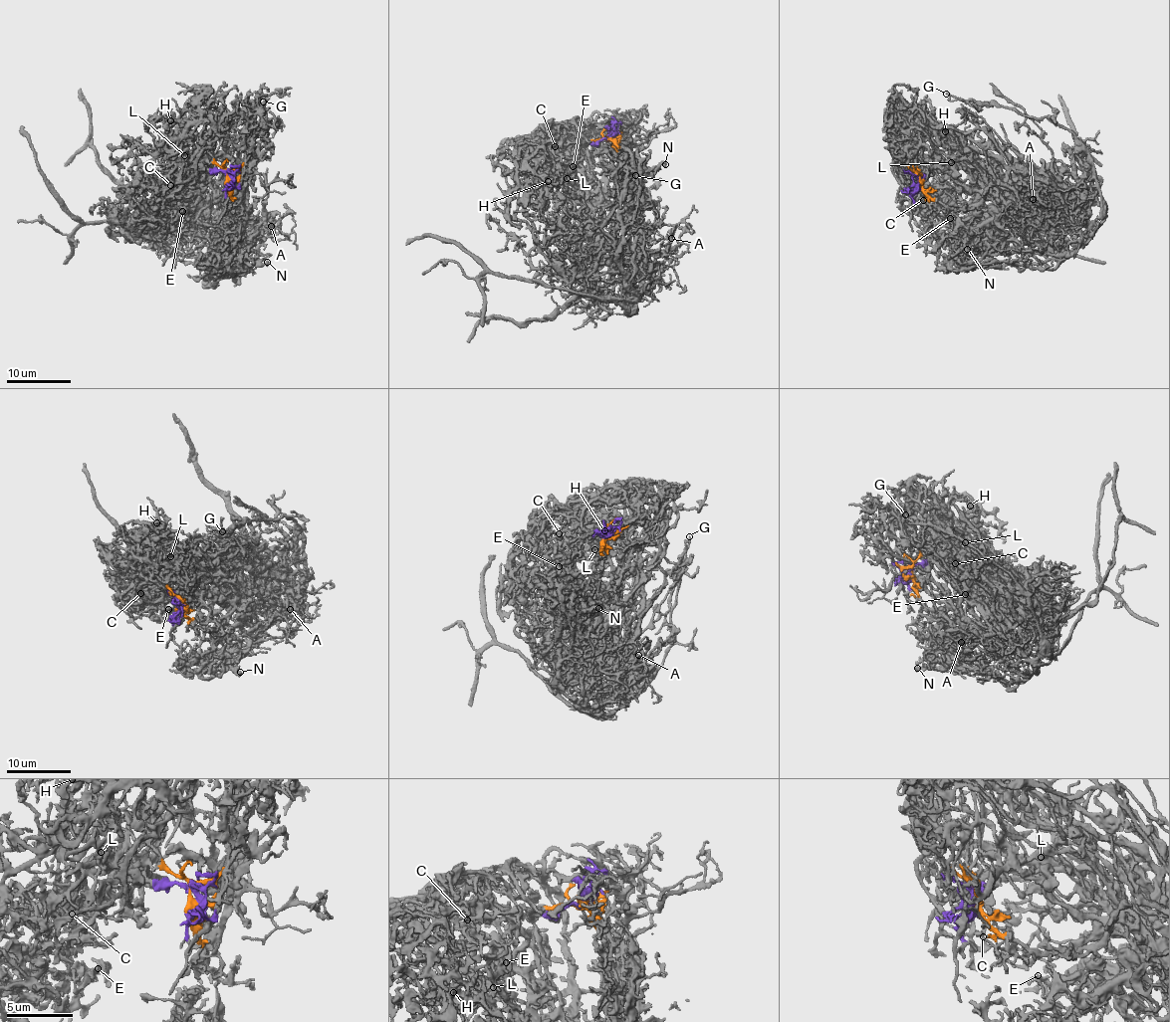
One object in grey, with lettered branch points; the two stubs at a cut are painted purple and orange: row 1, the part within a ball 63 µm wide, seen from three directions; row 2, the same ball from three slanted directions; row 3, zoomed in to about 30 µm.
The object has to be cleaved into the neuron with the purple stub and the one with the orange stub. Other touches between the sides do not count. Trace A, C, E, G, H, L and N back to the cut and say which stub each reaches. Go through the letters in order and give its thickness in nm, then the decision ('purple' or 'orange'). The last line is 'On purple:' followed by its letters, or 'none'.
A: 110 nm thick; orange
C: 200 nm thick; purple
E: 360 nm thick; purple
G: 140 nm thick; orange
H: 360 nm thick; purple
L: 280 nm thick; purple
N: 360 nm thick; orange
On purple: C, E, H, L

